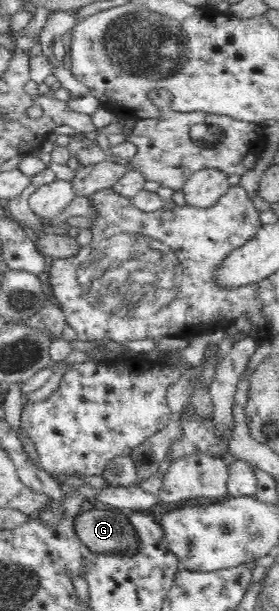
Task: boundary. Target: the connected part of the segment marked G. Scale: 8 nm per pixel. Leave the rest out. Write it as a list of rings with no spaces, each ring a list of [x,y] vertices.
[[[117,509],[84,511],[74,521],[78,538],[97,554],[138,554],[141,538],[127,512]]]

